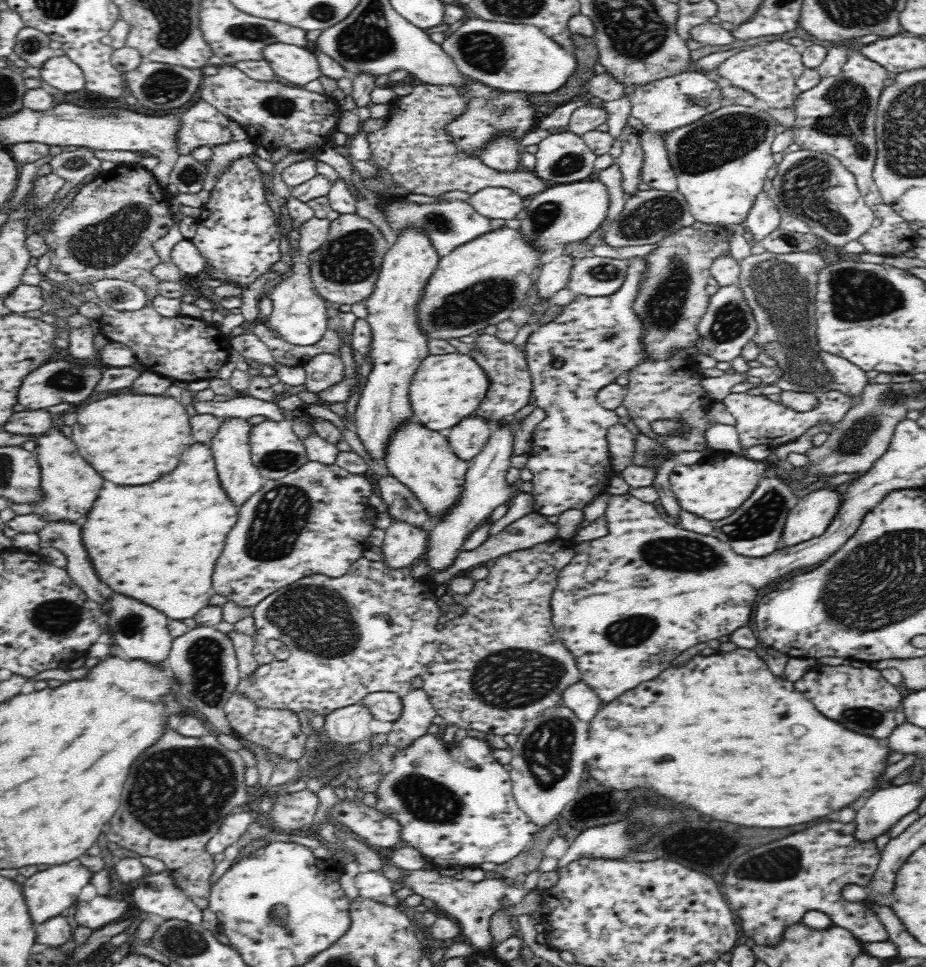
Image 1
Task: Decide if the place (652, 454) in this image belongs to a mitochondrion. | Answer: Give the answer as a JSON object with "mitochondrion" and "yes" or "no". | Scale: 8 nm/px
{"mitochondrion":"yes"}

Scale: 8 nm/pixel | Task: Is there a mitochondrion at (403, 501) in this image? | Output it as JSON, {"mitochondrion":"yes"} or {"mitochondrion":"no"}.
{"mitochondrion":"yes"}

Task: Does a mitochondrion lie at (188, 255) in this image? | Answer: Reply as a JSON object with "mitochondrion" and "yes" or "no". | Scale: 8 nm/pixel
{"mitochondrion":"no"}

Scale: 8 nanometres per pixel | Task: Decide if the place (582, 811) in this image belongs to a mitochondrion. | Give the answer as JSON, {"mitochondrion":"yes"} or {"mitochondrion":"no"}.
{"mitochondrion":"no"}

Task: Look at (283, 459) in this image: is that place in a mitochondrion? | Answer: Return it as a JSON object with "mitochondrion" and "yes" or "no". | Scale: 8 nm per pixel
{"mitochondrion":"yes"}

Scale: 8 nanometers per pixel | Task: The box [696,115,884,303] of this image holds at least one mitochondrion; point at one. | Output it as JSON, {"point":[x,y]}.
{"point":[806,187]}

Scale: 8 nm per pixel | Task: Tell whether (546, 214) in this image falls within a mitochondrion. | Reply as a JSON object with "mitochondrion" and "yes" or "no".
{"mitochondrion":"yes"}

